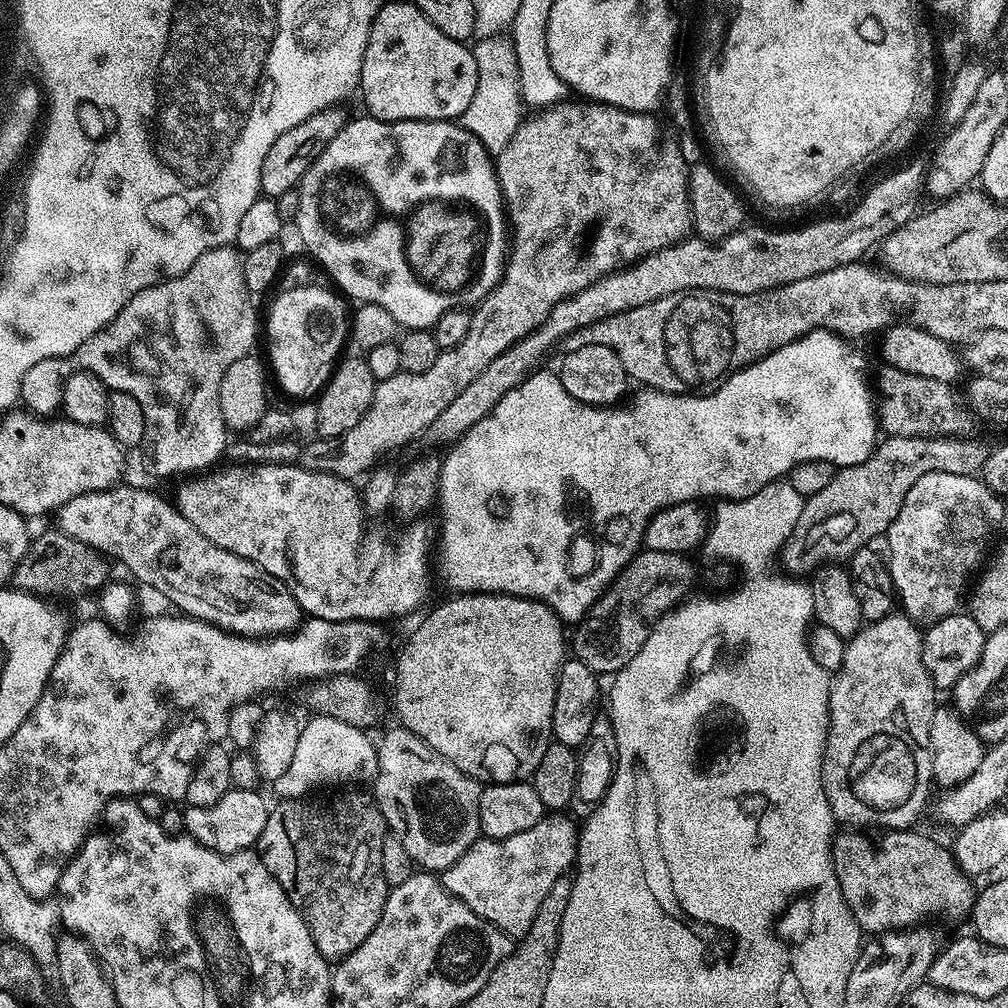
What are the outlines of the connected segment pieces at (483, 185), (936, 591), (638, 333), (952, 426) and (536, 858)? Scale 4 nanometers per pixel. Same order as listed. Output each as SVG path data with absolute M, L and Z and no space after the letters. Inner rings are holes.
M367 114L361 116L361 120L349 119L345 123L344 128L328 143L326 150L322 150L322 154L301 178L298 185L300 201L294 227L300 231L301 242L316 255L315 263L332 275L331 283L345 297L353 296L356 302L377 304L382 306L382 310L390 310L390 314L394 314L396 323L401 329L431 329L432 325L438 322L438 318L442 318L442 314L452 311L453 308L475 309L481 300L486 299L496 289L504 274L510 236L506 231L506 203L496 177L494 160L488 149L482 146L482 142L474 138L474 134L470 134L459 123L451 120L385 122Z
M931 472L918 478L914 486L910 486L902 502L902 510L898 510L898 518L894 518L886 533L886 541L888 540L886 559L899 603L900 600L904 603L903 611L913 620L923 621L923 616L932 616L928 618L950 616L959 609L956 608L959 604L961 607L962 597L974 573L985 563L984 551L987 550L996 527L1004 520L1004 504L1005 501L995 492L991 492L983 479L976 476Z
M666 296L654 302L646 302L644 306L634 306L625 312L618 312L613 316L606 316L601 320L588 324L585 328L577 328L568 333L562 340L563 347L569 352L578 350L582 346L597 344L606 346L618 354L624 371L640 386L647 386L657 392L672 392L672 372L670 366L664 364L662 354L662 322L672 308L672 299Z
M881 367L876 384L880 387L878 422L888 436L925 436L938 431L952 434L956 429L956 400L947 383L934 378L922 378L906 370ZM938 427L938 428L936 428Z
M548 814L539 820L530 830L522 830L522 834L514 834L505 840L490 840L477 838L472 845L454 863L442 872L444 889L456 896L474 914L483 920L501 928L507 936L519 938L530 930L534 918L538 914L538 906L546 899L546 894L554 886L554 882L565 879L576 862L576 845L578 843L578 824L567 820L564 814Z

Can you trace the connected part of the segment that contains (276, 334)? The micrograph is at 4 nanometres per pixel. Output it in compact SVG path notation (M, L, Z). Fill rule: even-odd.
M316 287L280 292L268 312L268 356L272 359L277 382L292 396L315 397L319 393L327 384L328 377L332 375L333 361L341 355L340 347L343 346L344 340L346 344L346 337L350 332L350 320L346 312L344 316L345 301L331 287L328 287L329 289Z

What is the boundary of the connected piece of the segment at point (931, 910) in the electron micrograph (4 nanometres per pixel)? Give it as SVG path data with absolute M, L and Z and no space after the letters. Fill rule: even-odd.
M844 830L832 842L832 865L850 906L850 914L868 934L883 934L893 930L912 930L923 920L945 916L960 920L969 915L974 903L973 881L962 871L955 855L936 840L917 830L892 830L877 844L871 844L854 830Z

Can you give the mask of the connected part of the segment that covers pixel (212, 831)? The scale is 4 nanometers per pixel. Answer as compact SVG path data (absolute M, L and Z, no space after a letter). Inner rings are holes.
M232 788L225 796L218 798L218 802L214 802L212 806L185 807L184 831L199 844L212 848L220 856L249 851L259 840L270 811L270 804L267 804L260 795L259 791Z

